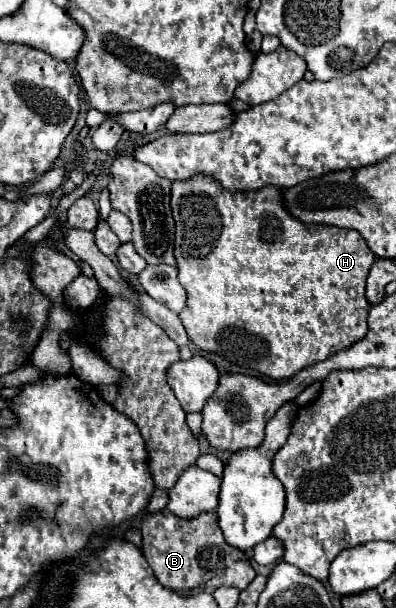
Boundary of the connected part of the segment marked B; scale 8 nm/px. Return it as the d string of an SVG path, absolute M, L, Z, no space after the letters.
M164 508L154 514L144 514L140 530L144 558L148 560L156 578L176 592L194 588L214 590L220 586L234 586L238 590L244 590L256 576L246 556L224 540L216 512L204 512L196 518L186 520L174 516Z

